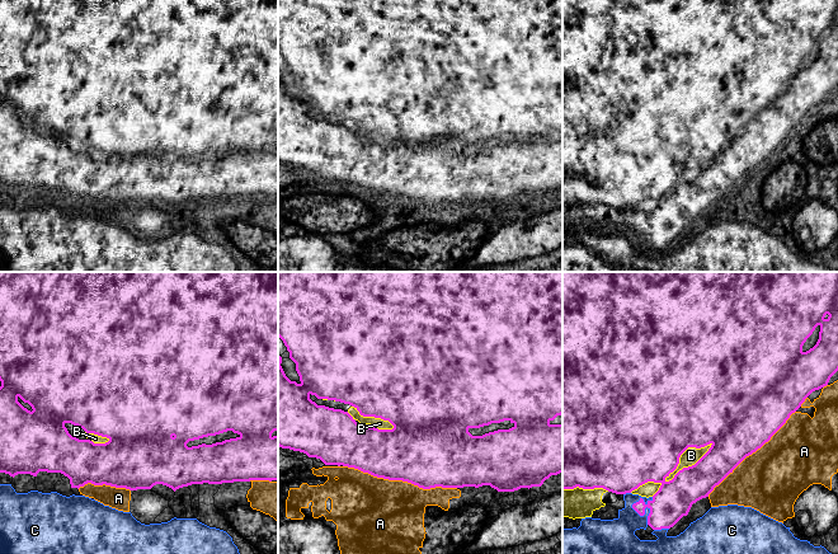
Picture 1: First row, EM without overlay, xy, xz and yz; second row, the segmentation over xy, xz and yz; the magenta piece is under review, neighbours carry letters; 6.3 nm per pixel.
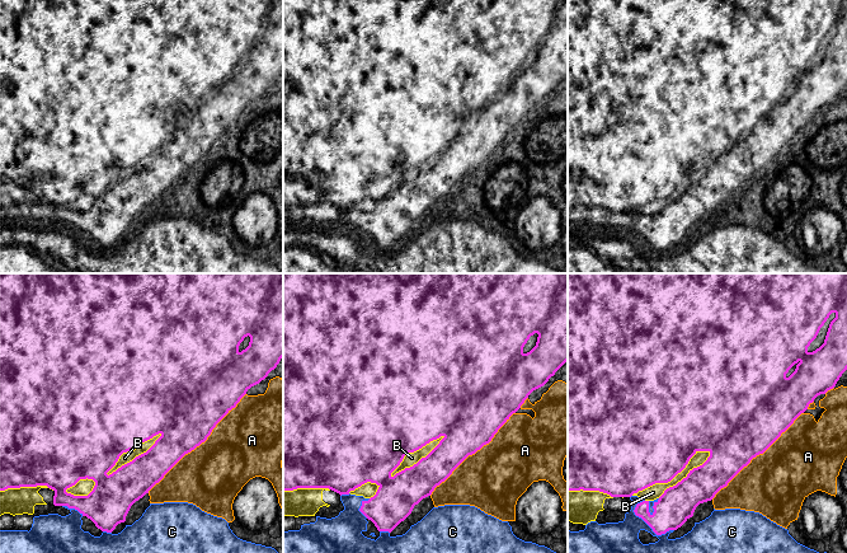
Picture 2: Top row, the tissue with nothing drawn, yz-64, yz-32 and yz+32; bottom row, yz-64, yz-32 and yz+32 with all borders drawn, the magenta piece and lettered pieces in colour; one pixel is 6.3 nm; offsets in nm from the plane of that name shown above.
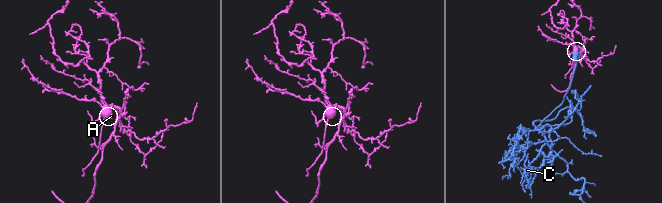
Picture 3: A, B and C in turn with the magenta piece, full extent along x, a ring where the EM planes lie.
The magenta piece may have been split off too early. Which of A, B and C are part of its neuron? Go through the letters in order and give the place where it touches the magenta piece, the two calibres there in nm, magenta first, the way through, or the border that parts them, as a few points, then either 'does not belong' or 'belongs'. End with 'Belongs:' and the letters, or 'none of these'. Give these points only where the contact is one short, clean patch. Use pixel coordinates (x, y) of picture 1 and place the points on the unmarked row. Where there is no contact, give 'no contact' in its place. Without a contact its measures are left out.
A: meets magenta in xz at (400, 195); 480 nm thick on the magenta side, 460 nm on the other; does not belong
B: meets magenta in yz at (688, 182); 360 nm thick on the magenta side, 100 nm on the other; belongs
C: meets magenta in yz at (650, 226); 240 nm thick on the magenta side, 200 nm on the other; does not belong
Belongs: B

